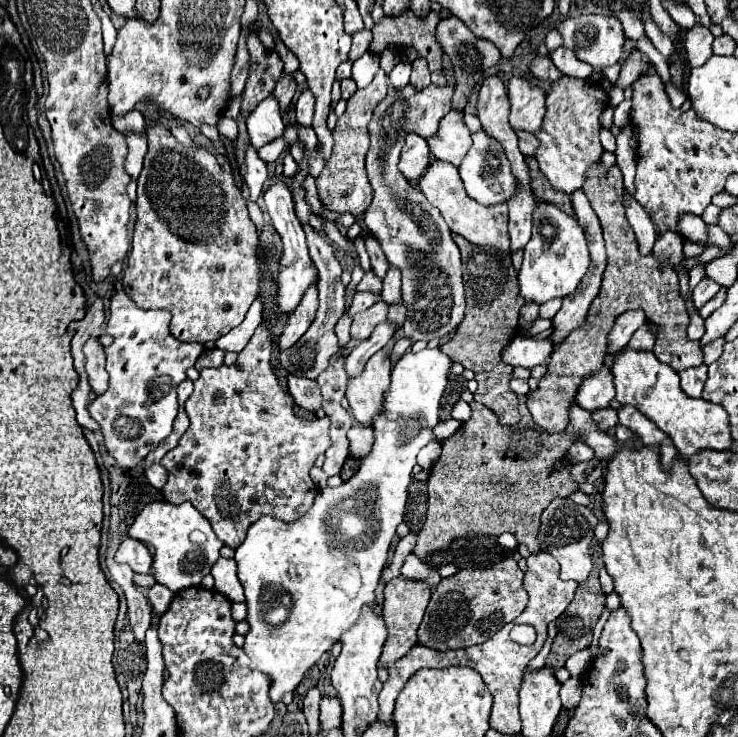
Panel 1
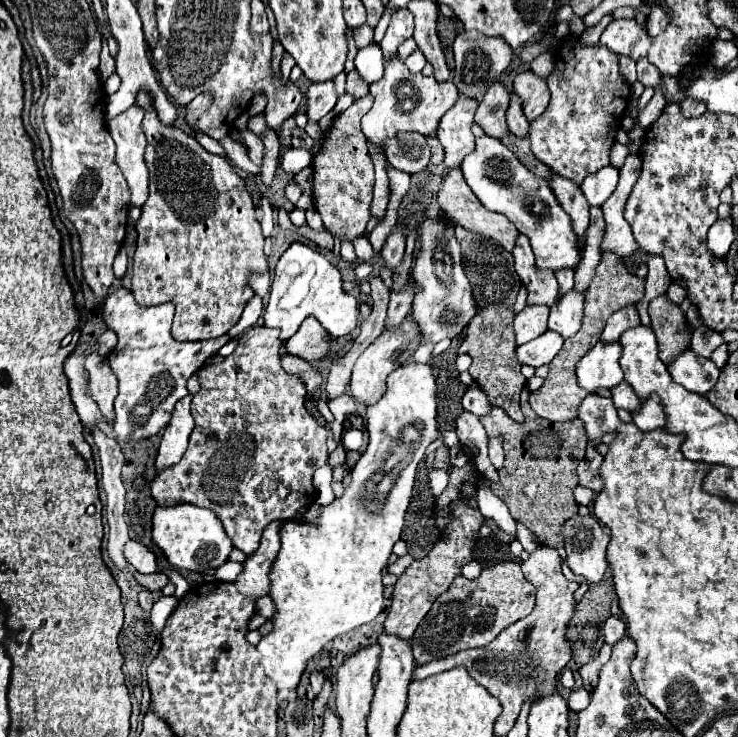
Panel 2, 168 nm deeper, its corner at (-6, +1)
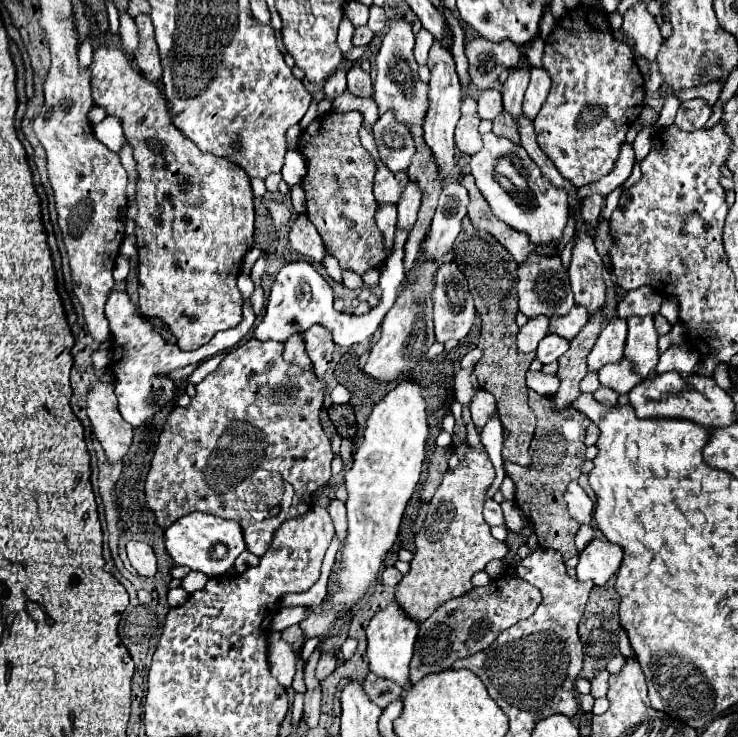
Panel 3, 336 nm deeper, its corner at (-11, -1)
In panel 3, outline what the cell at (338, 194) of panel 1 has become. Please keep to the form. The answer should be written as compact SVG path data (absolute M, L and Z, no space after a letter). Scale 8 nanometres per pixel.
M328 111L318 115L300 135L298 151L306 159L308 173L302 179L306 191L306 217L318 229L324 247L334 255L342 269L364 275L370 269L380 269L390 253L384 247L384 235L374 221L378 203L372 193L376 159L362 147L358 131L362 113Z

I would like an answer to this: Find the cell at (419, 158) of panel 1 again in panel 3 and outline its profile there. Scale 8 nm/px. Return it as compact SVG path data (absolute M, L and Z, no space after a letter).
M384 113L372 127L374 141L378 145L380 161L390 171L406 171L414 155L414 141L408 127L394 119L392 113Z

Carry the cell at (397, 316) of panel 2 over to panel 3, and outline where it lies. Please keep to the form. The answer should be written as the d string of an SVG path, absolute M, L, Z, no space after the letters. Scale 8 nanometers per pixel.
M460 181L446 183L438 199L430 233L422 243L426 257L442 259L442 255L452 249L452 243L462 227L460 223L466 215L466 205L468 205L468 193L462 187L462 183Z

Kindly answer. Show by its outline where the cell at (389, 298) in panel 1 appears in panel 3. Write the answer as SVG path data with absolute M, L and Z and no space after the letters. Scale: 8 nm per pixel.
M410 181L404 191L402 191L402 197L400 201L396 203L398 207L398 227L404 227L406 231L412 229L414 221L416 221L416 215L418 215L418 209L420 209L420 189L414 181Z

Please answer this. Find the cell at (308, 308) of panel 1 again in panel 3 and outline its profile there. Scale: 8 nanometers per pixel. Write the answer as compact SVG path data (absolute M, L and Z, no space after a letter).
M316 325L316 327L310 327L308 331L304 331L304 343L306 343L308 357L314 363L316 375L320 379L324 379L324 373L330 367L332 353L334 353L334 347L336 347L332 343L332 335L328 335L328 329Z

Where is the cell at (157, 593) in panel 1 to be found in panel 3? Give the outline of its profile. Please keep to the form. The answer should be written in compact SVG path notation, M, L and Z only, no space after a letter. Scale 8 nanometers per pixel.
M192 571L188 577L182 579L182 589L186 589L188 593L192 593L192 591L200 589L206 581L208 581L206 575L200 575L200 573L194 573L194 571Z

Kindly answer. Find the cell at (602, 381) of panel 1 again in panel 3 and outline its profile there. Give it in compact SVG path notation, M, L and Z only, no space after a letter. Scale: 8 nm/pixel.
M614 311L608 325L600 331L594 349L588 355L588 369L598 371L606 363L616 363L624 357L624 339L626 339L626 319L618 317Z

